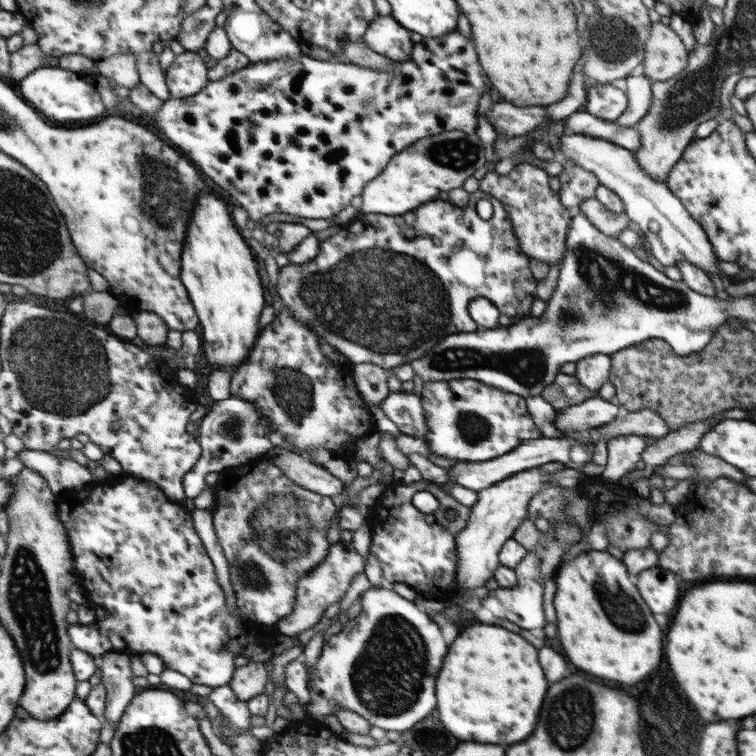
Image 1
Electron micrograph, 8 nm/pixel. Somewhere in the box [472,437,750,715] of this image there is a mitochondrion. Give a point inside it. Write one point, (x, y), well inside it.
(623, 610)

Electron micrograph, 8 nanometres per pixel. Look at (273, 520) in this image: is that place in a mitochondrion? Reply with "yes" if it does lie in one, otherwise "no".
yes

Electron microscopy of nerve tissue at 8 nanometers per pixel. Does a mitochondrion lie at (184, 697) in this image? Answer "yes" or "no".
no

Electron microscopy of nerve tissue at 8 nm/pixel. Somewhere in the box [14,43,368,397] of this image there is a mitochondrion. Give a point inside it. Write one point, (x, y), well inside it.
(166, 201)

